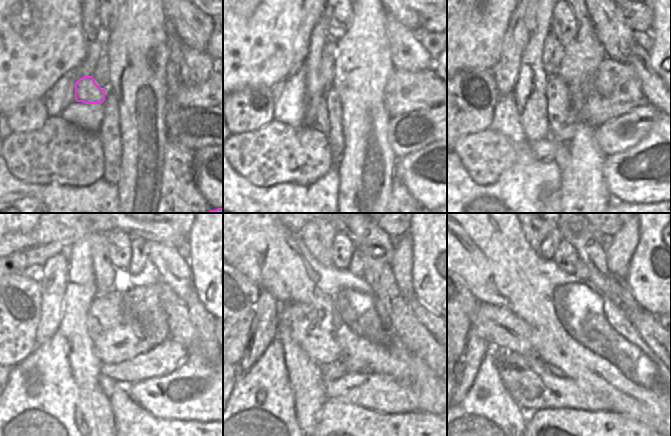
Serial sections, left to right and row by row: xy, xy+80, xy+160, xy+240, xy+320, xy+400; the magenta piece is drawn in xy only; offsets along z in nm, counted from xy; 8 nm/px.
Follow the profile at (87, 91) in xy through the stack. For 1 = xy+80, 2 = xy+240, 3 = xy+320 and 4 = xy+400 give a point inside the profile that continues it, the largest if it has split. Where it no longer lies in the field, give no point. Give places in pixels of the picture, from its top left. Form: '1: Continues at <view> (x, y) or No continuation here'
1: Continues at xy+80 (316, 112)
2: Continues at xy+240 (129, 416)
3: Continues at xy+320 (338, 416)
4: Continues at xy+400 (548, 416)

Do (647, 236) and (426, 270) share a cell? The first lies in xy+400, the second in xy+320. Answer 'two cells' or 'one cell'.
one cell

